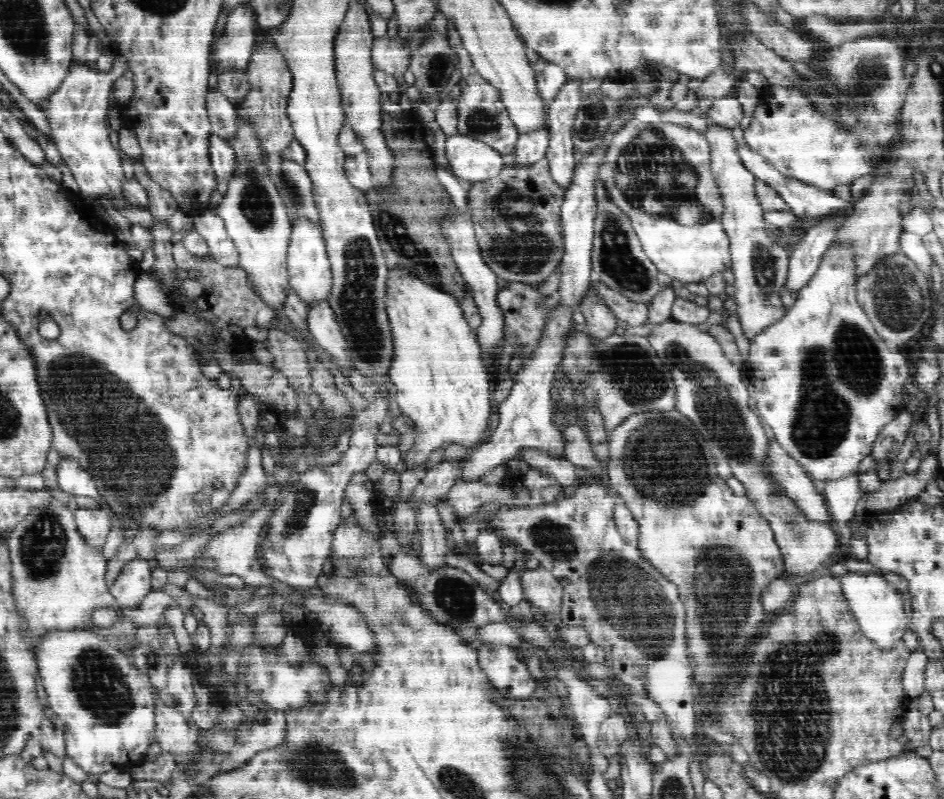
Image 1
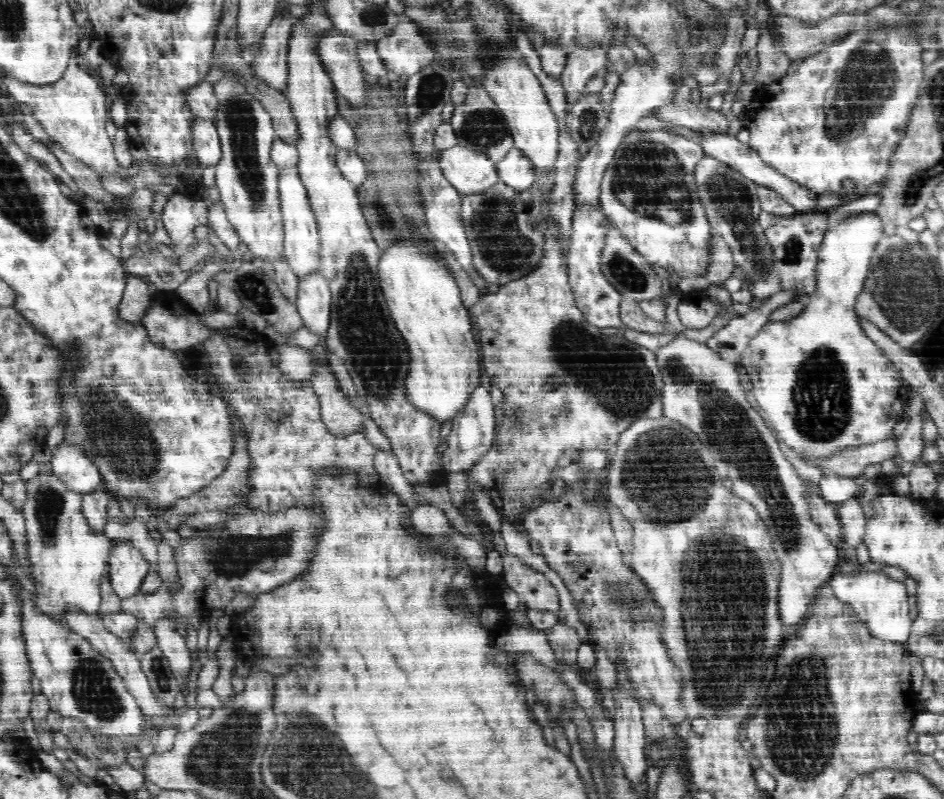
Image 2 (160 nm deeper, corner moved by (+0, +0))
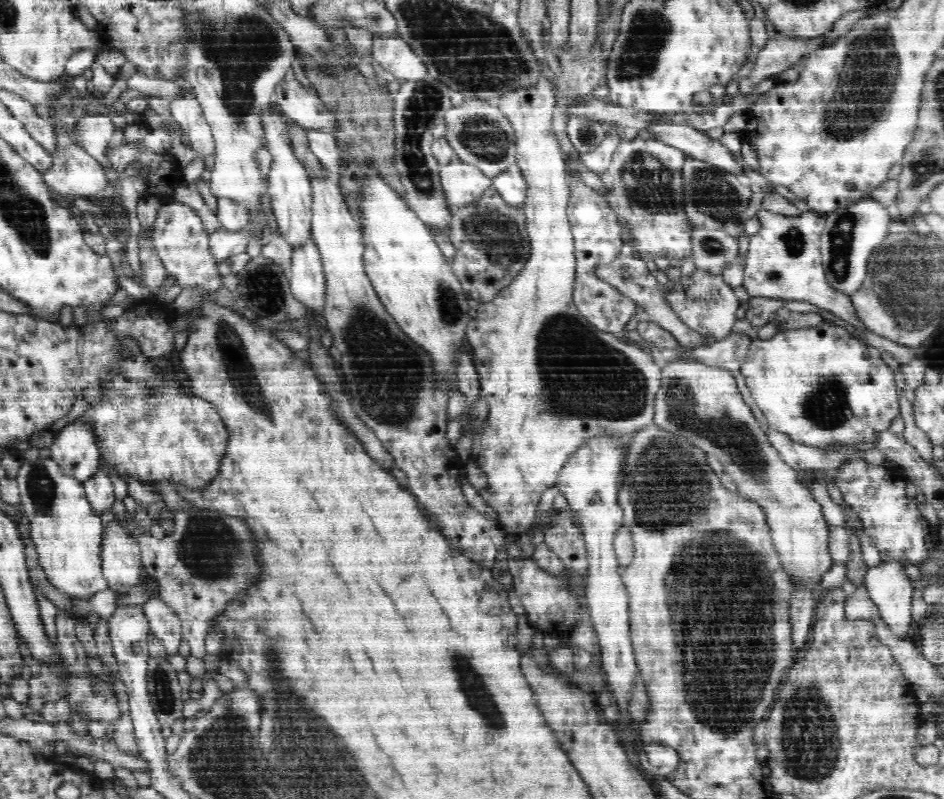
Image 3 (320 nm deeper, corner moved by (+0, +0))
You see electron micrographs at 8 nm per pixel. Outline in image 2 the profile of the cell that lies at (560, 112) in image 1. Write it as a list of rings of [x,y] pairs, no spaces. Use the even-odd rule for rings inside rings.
[[[576,50],[568,54],[565,69],[562,71],[560,81],[562,87],[566,89],[568,100],[568,114],[571,106],[582,99],[586,94],[586,83],[602,68],[610,65],[608,58],[601,50]]]

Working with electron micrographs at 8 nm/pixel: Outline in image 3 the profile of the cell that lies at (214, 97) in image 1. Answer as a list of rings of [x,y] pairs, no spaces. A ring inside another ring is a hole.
[[[140,72],[133,73],[127,83],[130,90],[138,90],[144,96],[159,97],[170,102],[185,91],[179,81],[154,78]]]

